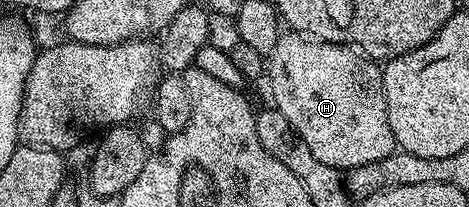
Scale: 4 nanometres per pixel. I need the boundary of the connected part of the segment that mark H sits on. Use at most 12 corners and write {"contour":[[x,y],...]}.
{"contour":[[288,30],[266,57],[275,111],[318,162],[397,151],[384,73]]}

